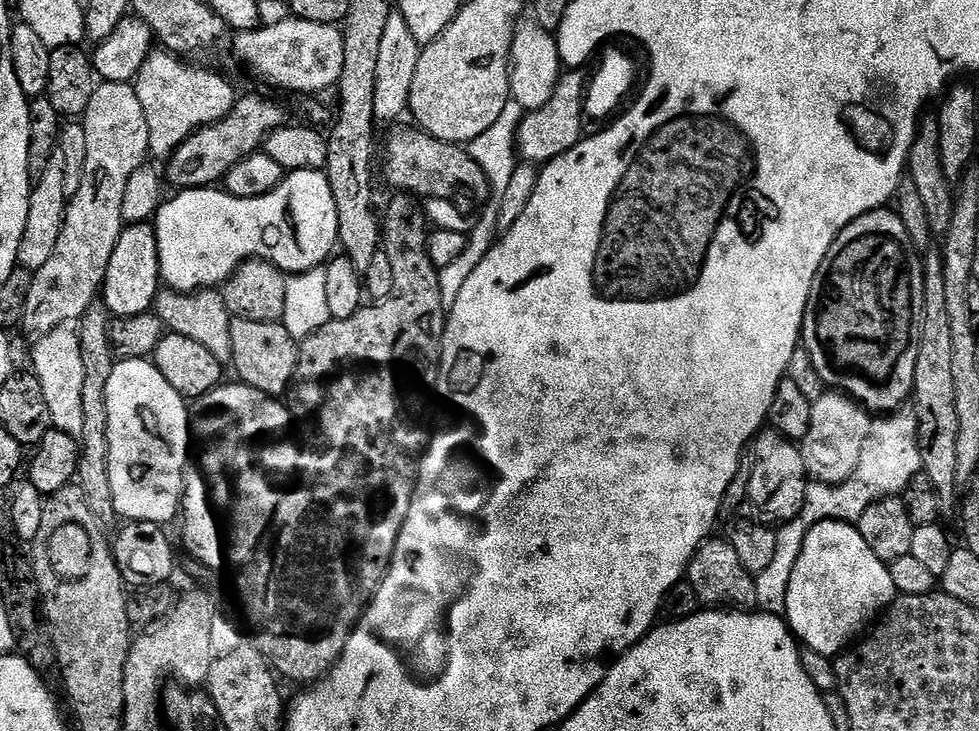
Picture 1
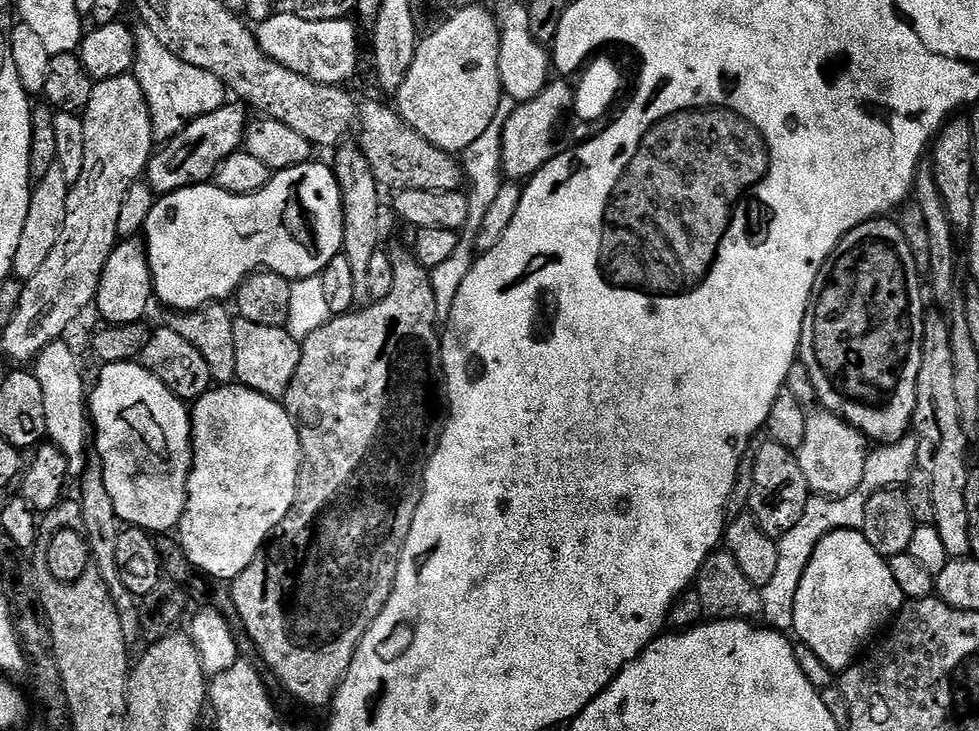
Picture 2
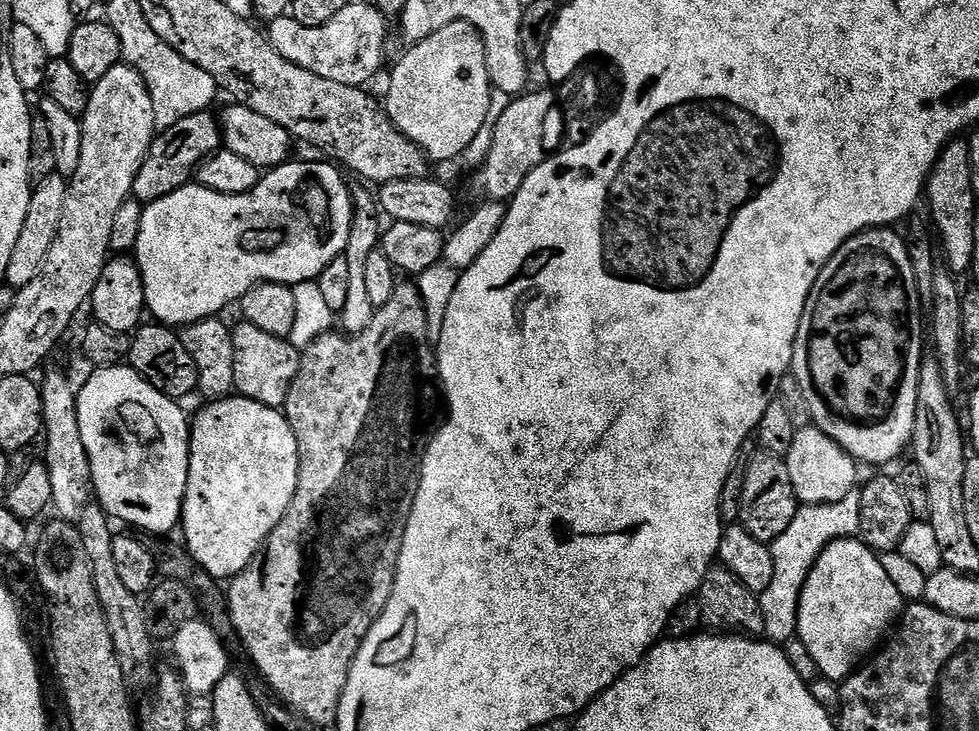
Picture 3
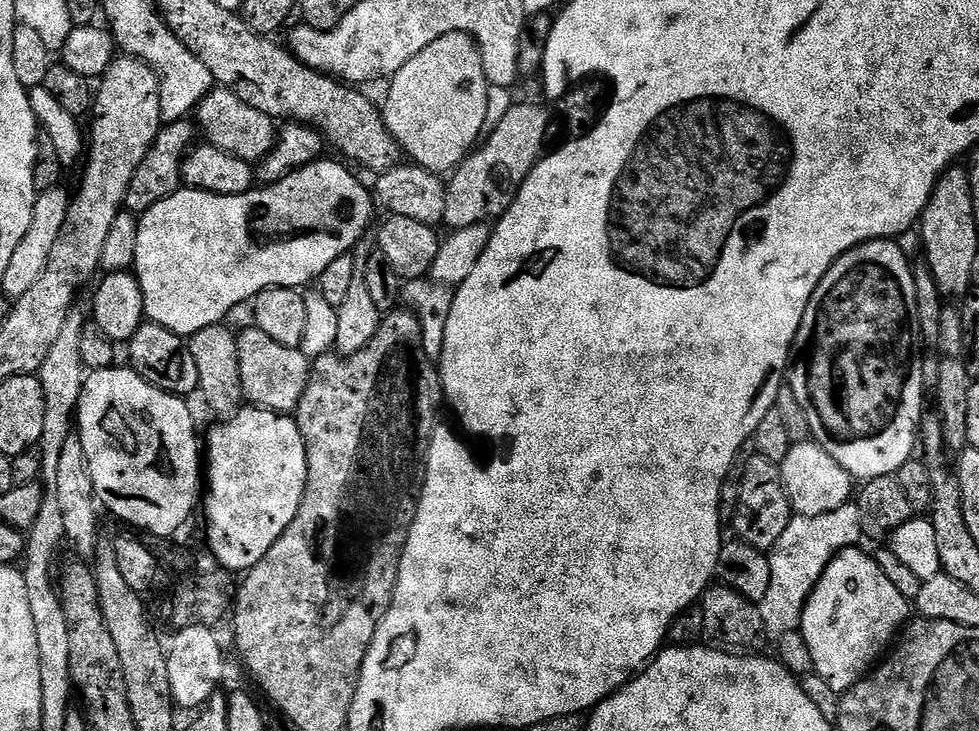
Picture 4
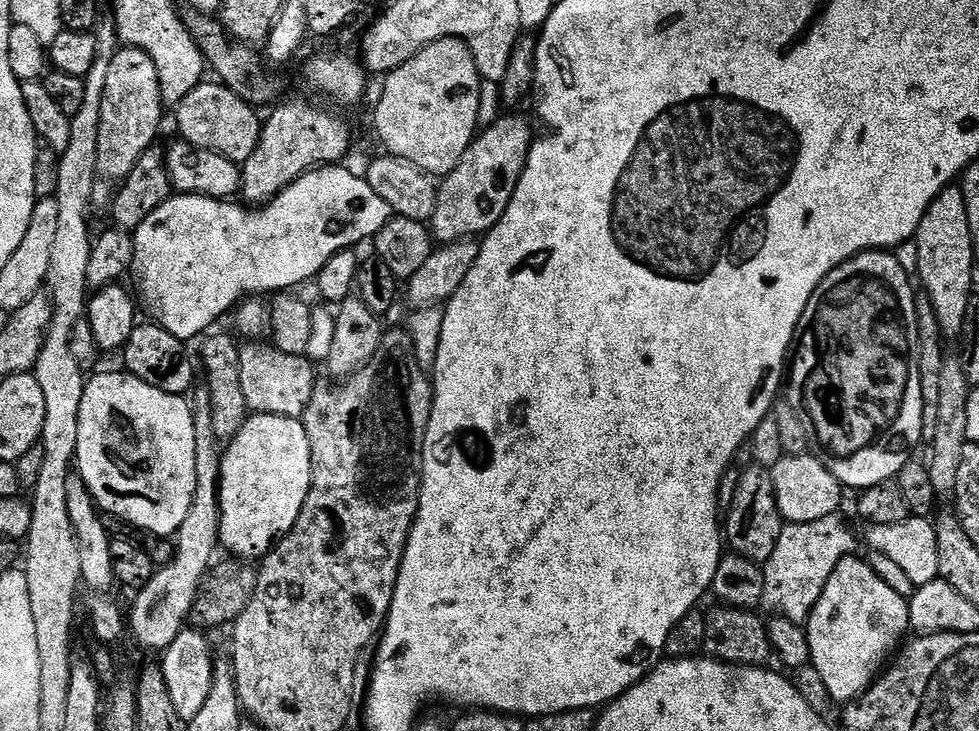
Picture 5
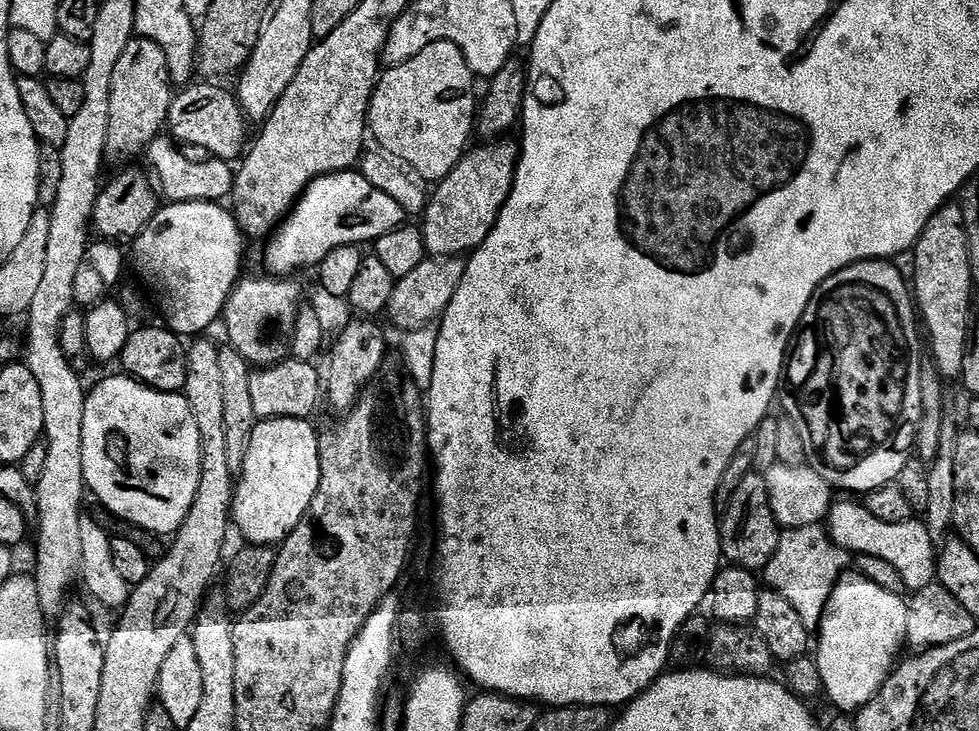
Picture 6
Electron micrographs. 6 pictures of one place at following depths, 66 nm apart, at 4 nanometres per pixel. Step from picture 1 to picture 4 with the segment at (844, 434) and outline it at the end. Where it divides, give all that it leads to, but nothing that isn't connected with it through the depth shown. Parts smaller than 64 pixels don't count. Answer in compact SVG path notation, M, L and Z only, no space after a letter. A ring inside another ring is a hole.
M811 439L793 443L790 454L786 454L786 458L779 465L780 477L795 515L830 514L830 510L838 510L838 506L853 499L854 477L842 470L842 466L838 466L838 462L834 462L834 458L830 458L830 454L826 454L826 450L822 450L822 446Z

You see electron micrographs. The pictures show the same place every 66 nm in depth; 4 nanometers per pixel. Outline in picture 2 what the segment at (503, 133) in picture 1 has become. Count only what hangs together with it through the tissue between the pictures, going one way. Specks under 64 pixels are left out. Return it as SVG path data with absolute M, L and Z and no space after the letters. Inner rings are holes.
M502 94L498 104L498 111L494 116L490 126L486 128L485 133L472 142L464 152L460 154L461 167L465 174L467 183L471 184L472 191L467 191L469 213L459 235L458 246L450 257L446 258L441 265L431 269L432 285L434 286L436 318L439 323L447 323L450 310L453 308L454 298L457 297L458 289L462 281L469 274L473 264L476 261L476 240L478 233L481 232L483 219L486 218L487 211L490 210L491 203L495 201L498 190L504 183L503 168L501 166L501 144L502 134L505 124L510 114L514 112L517 106L517 100L510 98L509 95Z

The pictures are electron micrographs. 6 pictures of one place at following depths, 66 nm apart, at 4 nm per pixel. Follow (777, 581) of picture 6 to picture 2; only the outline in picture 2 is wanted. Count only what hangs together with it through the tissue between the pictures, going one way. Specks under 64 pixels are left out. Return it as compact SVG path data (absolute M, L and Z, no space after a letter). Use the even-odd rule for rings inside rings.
M908 434L895 442L884 442L873 447L868 454L866 470L860 485L850 494L845 496L818 496L813 495L808 501L806 510L802 518L798 518L794 530L789 530L778 542L778 566L774 570L774 575L770 577L770 582L760 589L762 594L762 620L769 628L776 629L777 632L787 633L794 622L794 598L798 590L798 582L802 582L802 574L822 538L827 532L837 532L838 530L863 529L864 511L866 502L875 492L882 488L907 485L910 474L917 467L916 462L916 438L915 435Z

